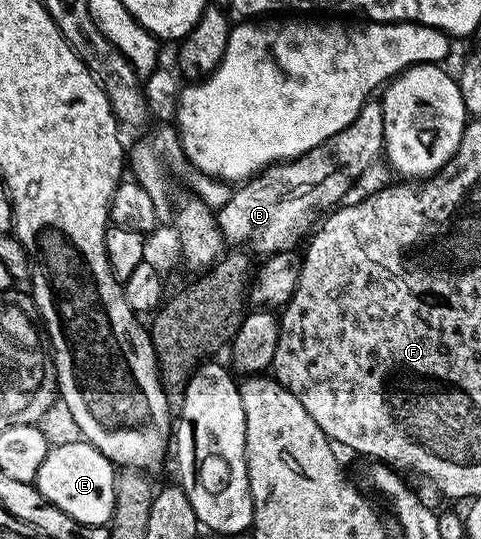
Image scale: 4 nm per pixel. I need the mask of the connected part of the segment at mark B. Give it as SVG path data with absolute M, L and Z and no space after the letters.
M371 98L352 123L320 142L320 146L312 146L312 150L295 160L263 168L257 176L239 183L231 191L228 202L216 212L223 241L230 246L246 246L250 240L249 247L255 253L262 252L263 257L285 253L305 230L305 216L312 215L314 208L321 206L326 184L360 179L369 170L370 163L383 152L384 110L377 99Z

